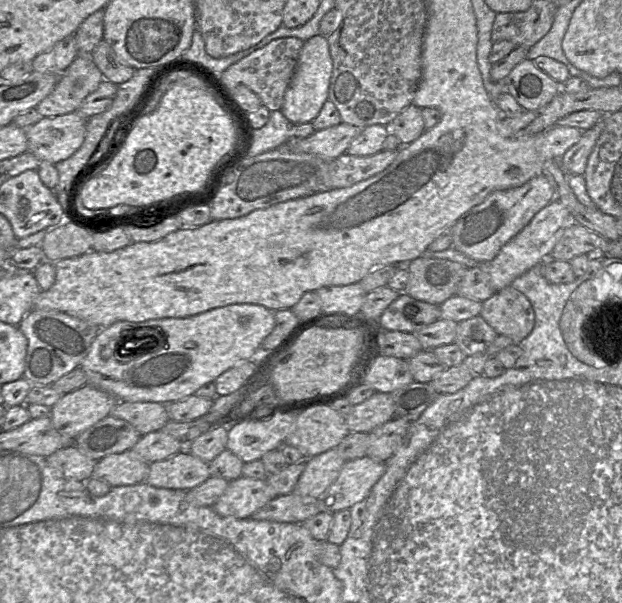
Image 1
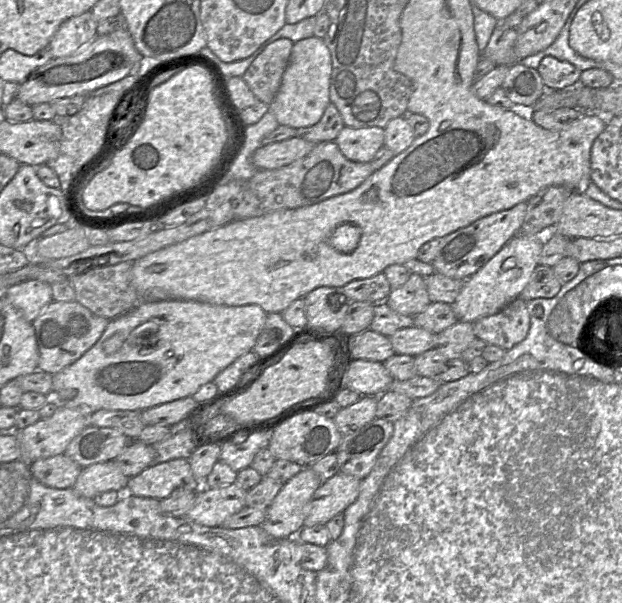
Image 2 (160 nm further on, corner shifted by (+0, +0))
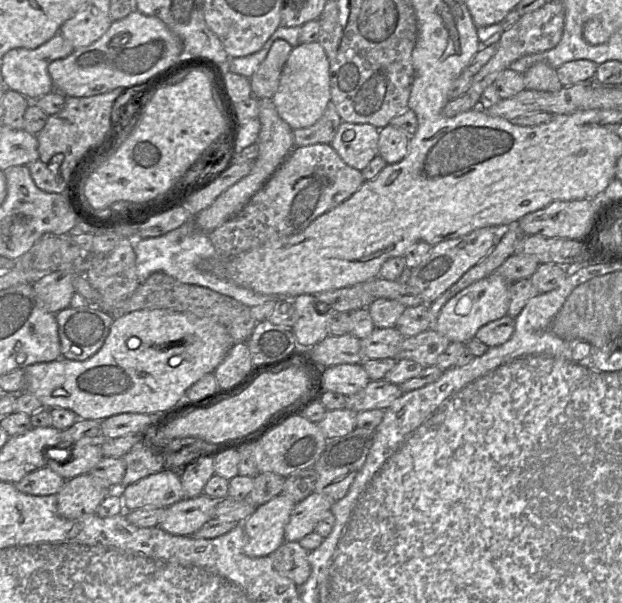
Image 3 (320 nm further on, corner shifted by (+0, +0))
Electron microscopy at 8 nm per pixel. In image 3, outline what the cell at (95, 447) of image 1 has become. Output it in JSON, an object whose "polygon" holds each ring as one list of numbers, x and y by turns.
{"polygon":[[99,442,59,443,46,451,47,467,65,480,89,473,103,459]]}

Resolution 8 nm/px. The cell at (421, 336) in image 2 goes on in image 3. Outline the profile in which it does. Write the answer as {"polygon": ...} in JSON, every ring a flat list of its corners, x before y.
{"polygon":[[375,328,366,338,360,339,367,359,396,358,404,336,396,329]]}

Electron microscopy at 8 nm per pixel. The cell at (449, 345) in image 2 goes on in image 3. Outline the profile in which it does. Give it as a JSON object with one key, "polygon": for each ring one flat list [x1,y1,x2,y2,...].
{"polygon":[[429,328,415,336,405,337,396,356,397,361,410,359,423,367,436,364,438,356,450,344,450,340,434,328]]}

